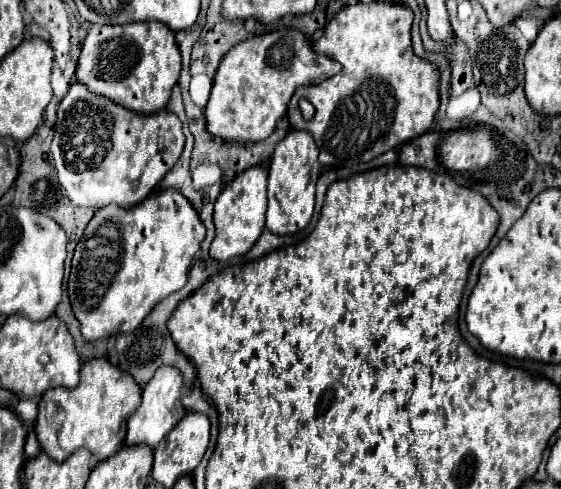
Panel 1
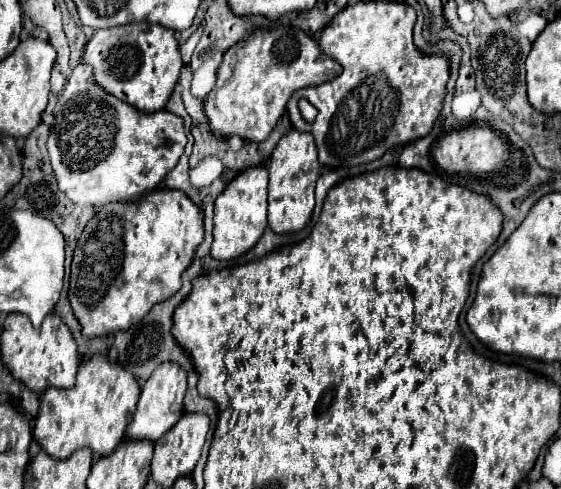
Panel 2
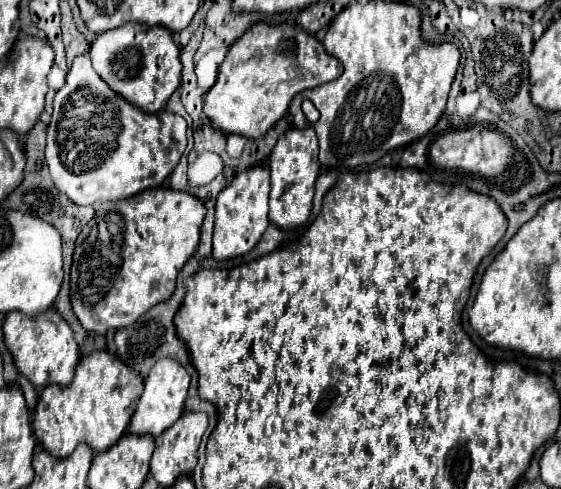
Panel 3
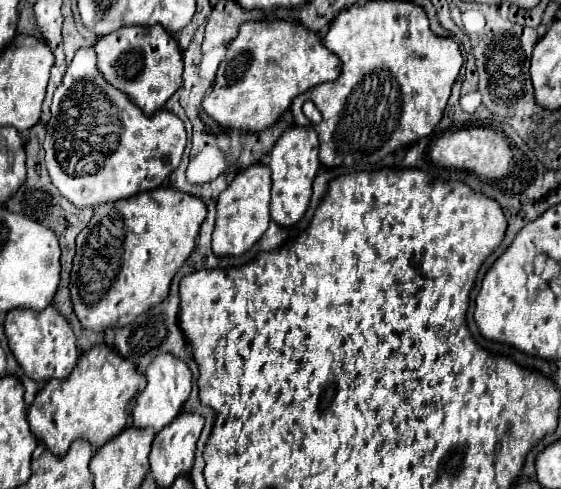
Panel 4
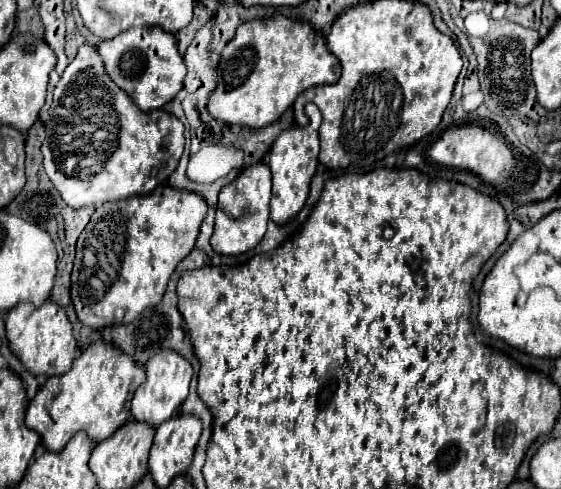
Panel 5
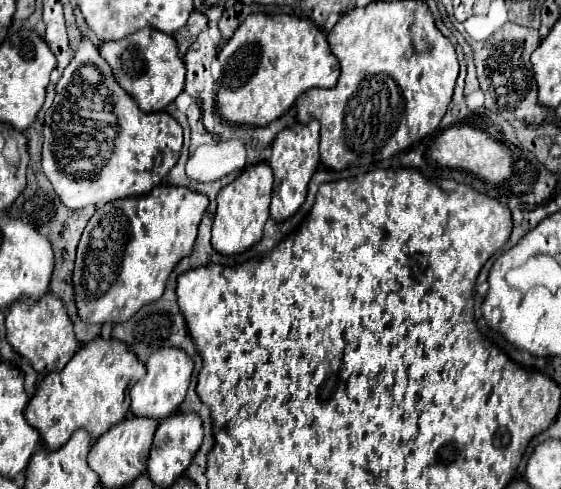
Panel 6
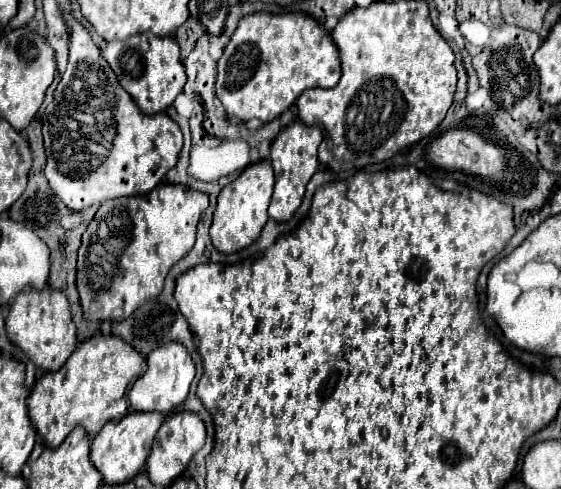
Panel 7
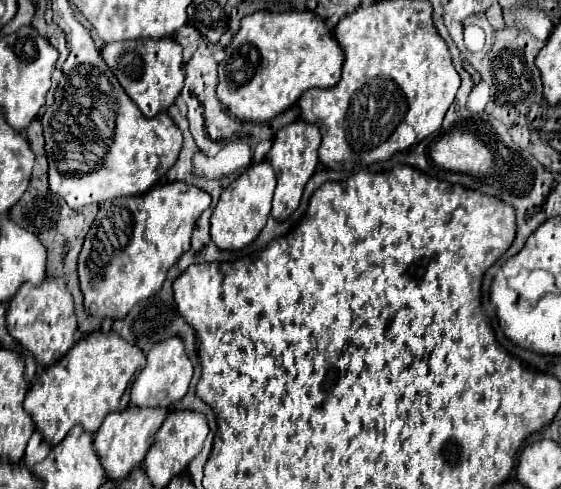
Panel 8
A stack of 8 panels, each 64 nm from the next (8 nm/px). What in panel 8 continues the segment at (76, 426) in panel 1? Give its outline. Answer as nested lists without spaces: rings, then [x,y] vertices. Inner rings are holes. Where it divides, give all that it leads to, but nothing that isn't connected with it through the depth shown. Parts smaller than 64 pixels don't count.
[[[92,332],[72,346],[72,350],[54,366],[48,366],[30,386],[24,410],[34,420],[36,430],[50,446],[60,444],[74,424],[96,432],[110,412],[122,412],[130,404],[128,386],[146,366],[142,350],[116,332]]]

